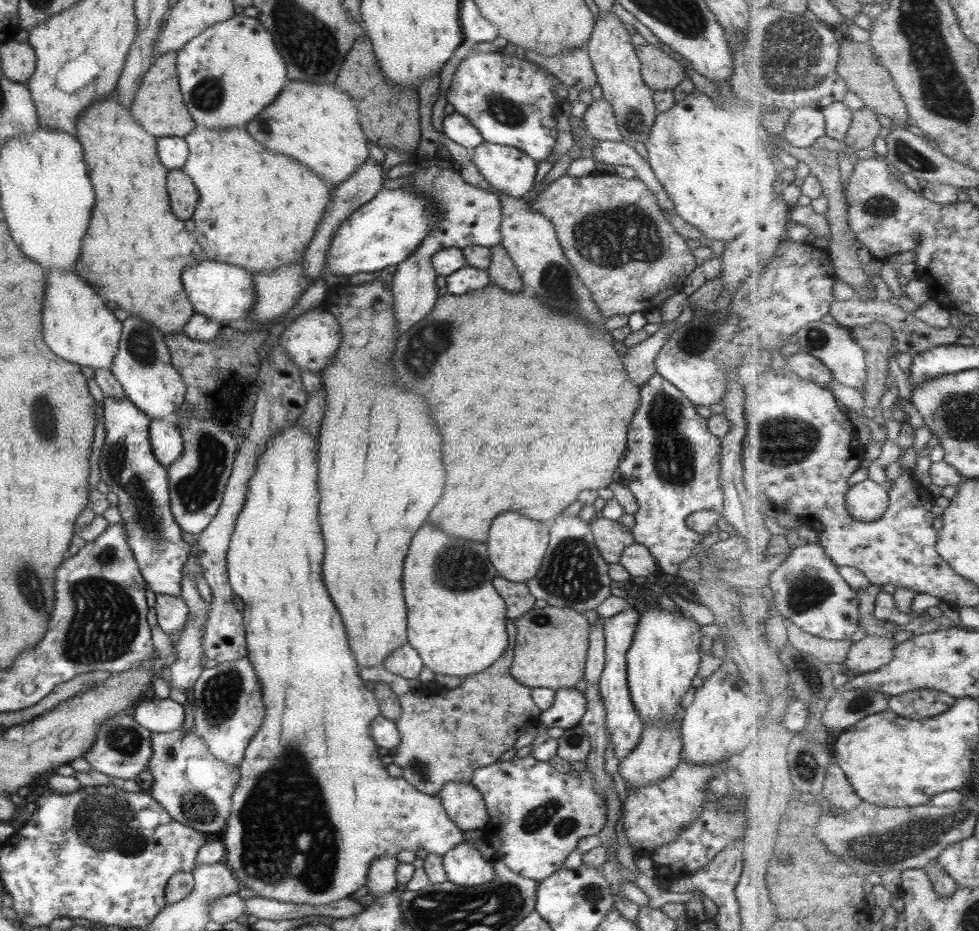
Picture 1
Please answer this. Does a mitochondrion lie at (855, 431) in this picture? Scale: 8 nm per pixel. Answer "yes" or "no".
no

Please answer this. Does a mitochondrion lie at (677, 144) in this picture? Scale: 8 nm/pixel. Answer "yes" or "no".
yes

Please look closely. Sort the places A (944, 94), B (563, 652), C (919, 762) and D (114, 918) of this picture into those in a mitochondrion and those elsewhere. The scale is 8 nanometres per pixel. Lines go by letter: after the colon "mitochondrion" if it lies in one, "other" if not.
A: mitochondrion
B: other
C: other
D: other

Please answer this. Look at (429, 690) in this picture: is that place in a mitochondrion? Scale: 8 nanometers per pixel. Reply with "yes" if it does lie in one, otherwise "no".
no

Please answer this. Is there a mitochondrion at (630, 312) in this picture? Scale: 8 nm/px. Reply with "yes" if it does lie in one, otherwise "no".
no

